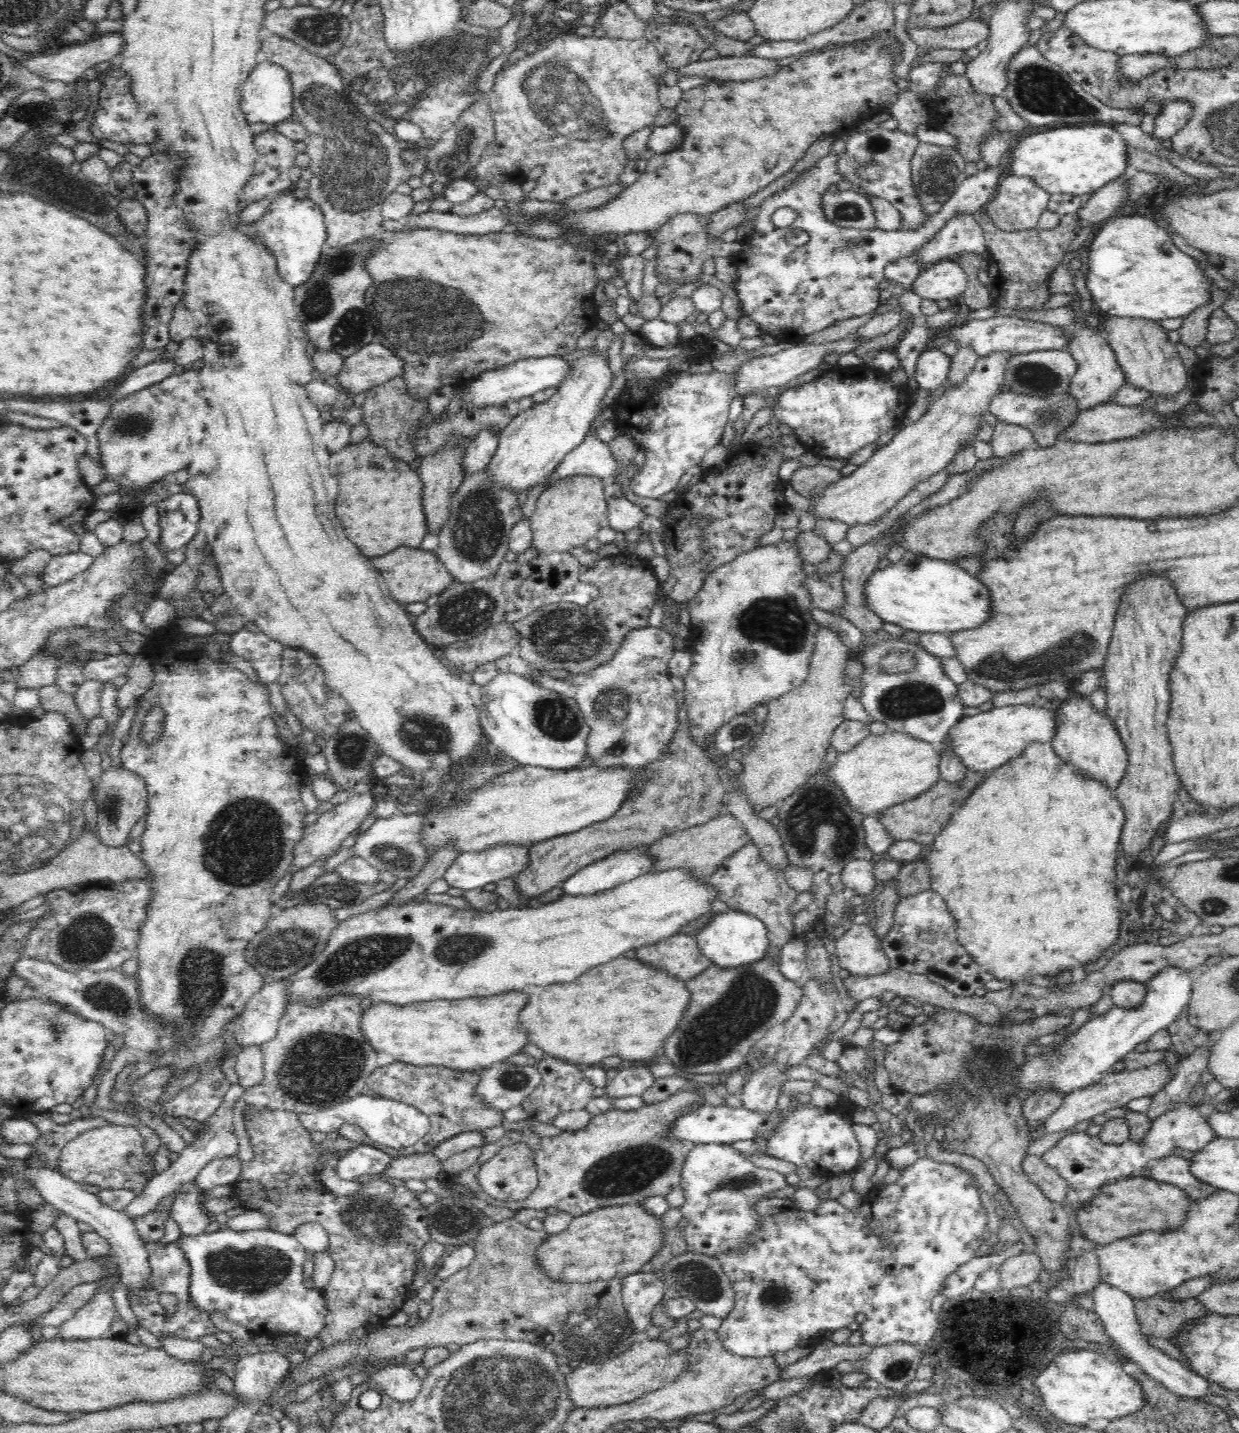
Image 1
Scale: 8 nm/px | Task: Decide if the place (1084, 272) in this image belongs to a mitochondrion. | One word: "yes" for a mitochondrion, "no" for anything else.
no

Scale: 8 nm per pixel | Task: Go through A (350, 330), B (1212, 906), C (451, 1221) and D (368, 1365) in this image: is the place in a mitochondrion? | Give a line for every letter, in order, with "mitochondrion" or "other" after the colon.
A: mitochondrion
B: mitochondrion
C: mitochondrion
D: other

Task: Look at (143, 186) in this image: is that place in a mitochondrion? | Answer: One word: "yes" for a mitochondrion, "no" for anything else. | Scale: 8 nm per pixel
no

